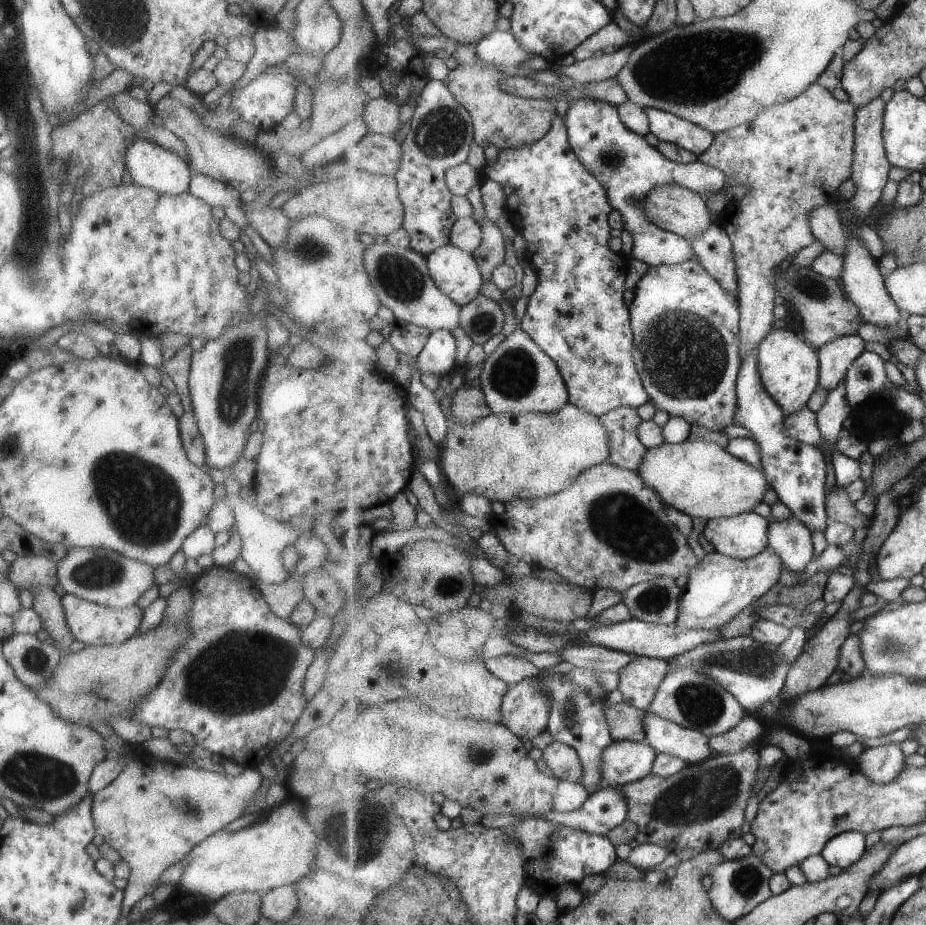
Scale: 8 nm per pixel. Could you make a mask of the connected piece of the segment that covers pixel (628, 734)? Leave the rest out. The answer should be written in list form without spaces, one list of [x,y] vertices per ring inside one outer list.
[[[627,702],[609,705],[606,717],[615,741],[632,740],[647,743],[648,738],[644,727],[647,710],[631,706]]]

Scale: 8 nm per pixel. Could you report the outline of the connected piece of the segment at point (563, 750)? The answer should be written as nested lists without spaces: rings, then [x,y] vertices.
[[[555,741],[543,751],[548,771],[560,781],[581,783],[584,766],[578,750],[565,742]]]

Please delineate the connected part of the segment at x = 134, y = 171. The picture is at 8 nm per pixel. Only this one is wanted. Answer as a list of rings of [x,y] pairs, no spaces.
[[[135,137],[127,146],[124,152],[124,168],[130,176],[129,181],[171,196],[187,193],[192,175],[188,163],[175,153],[141,137]]]

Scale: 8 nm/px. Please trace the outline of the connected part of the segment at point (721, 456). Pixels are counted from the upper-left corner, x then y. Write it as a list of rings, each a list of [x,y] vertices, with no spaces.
[[[703,440],[682,443],[663,443],[648,448],[641,463],[639,474],[643,480],[659,495],[667,507],[675,507],[691,516],[699,516],[707,521],[734,517],[751,512],[755,504],[763,502],[769,481],[764,470],[733,456],[723,445]]]

